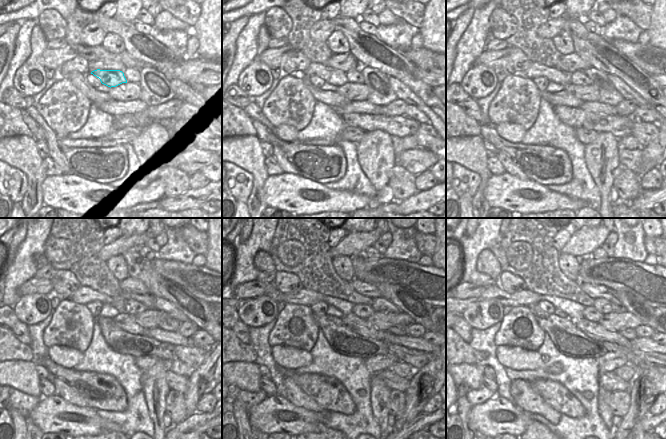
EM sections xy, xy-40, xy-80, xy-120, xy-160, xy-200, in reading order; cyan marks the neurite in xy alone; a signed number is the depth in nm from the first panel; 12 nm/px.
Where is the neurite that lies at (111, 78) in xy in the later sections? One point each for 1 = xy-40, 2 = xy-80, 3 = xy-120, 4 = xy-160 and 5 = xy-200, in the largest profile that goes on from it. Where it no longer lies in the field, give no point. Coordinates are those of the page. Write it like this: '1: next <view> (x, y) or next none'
1: next xy-40 (336, 77)
2: next xy-80 (535, 70)
3: next xy-120 (83, 295)
4: next xy-160 (305, 297)
5: next xy-200 (523, 298)

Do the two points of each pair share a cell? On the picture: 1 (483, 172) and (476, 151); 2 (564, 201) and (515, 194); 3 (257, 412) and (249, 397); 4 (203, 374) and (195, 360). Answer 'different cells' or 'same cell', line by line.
1: same cell
2: same cell
3: different cells
4: different cells

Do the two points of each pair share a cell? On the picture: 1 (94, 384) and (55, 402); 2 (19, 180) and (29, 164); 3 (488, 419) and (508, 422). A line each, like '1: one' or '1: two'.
1: two
2: two
3: one

